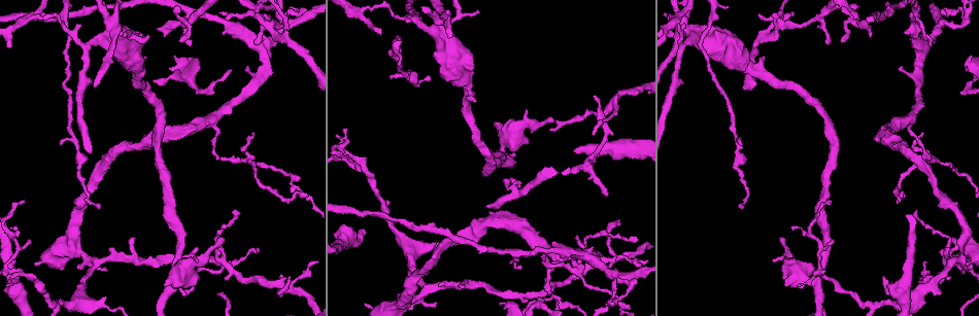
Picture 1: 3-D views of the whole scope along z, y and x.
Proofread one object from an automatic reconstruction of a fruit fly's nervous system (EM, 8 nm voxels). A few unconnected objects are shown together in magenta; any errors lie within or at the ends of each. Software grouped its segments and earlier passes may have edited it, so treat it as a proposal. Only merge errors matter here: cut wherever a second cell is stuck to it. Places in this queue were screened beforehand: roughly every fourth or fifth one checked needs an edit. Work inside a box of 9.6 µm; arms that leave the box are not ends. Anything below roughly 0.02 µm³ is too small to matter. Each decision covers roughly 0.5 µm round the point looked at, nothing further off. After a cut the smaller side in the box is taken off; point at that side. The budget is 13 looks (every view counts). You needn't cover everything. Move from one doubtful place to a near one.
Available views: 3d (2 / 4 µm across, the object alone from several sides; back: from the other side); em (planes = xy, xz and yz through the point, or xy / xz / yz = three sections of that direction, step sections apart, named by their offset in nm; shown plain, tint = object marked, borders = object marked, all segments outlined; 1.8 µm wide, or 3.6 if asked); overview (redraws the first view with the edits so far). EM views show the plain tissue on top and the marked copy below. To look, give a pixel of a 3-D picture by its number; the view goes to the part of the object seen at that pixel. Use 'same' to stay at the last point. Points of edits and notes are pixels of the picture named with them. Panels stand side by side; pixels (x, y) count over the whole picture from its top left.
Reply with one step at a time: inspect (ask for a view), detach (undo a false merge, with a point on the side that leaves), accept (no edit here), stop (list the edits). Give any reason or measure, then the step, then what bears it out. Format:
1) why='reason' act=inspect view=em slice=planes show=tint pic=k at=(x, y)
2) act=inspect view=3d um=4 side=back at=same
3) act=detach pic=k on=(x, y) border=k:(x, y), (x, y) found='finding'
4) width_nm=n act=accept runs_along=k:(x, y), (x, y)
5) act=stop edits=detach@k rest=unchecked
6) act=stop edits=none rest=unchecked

why='three arms meet' act=inspect view=3d um=2 pic=1 at=(358, 11)

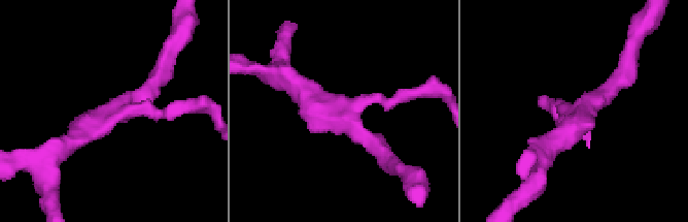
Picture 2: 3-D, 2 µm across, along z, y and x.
arms=3 act=inspect view=em slice=planes show=tint pic=2 at=(117, 113)

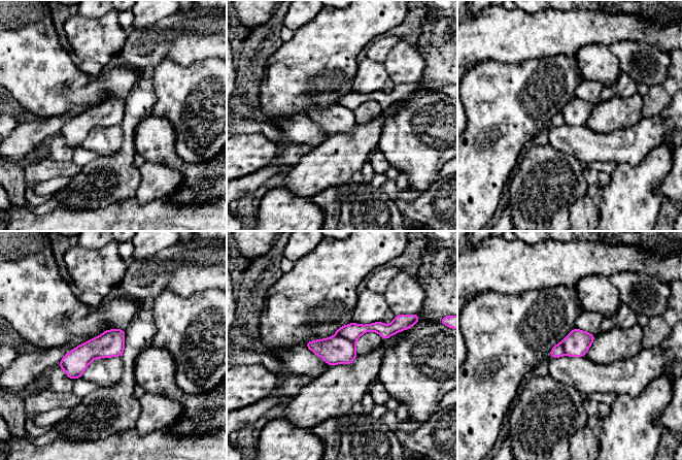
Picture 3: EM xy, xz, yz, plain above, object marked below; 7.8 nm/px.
act=detach pic=3 on=(336, 350) found='a second cell is stuck on'

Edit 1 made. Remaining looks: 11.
why='redraw' act=inspect view=overview

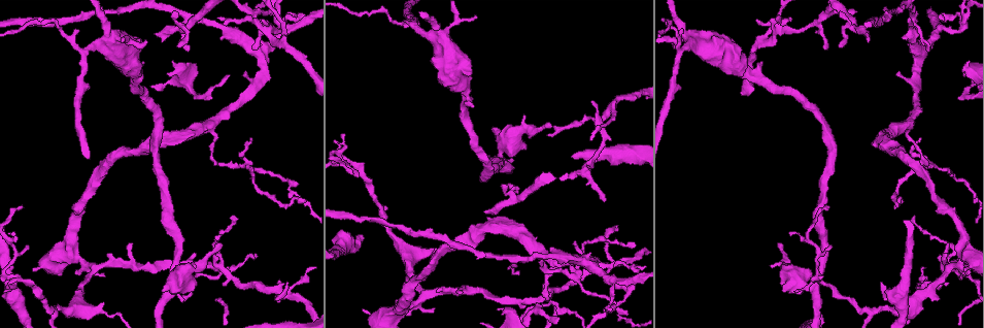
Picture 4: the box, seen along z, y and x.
why='abrupt turn' act=inspect view=3d um=2 pic=4 at=(516, 196)

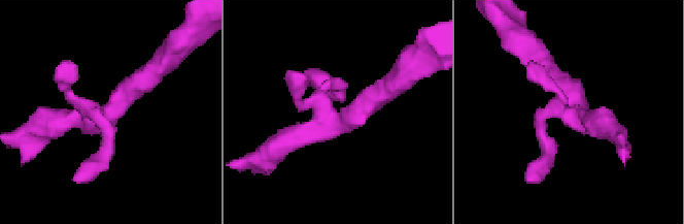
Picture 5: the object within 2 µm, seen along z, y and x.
why='now the EM' act=inspect view=em slice=planes show=tint pic=5 at=(331, 118)

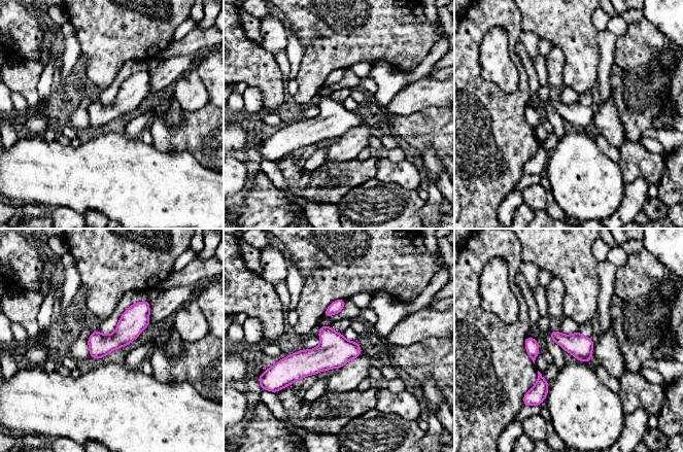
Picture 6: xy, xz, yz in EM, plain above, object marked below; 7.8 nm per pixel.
width_nm=180 act=accept runs_along=6:(145, 303), (137, 316), (93, 355) found='all the same cell'

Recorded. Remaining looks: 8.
why='four or more arms meet' act=inspect view=em slice=planes show=tint pic=4 at=(551, 293)

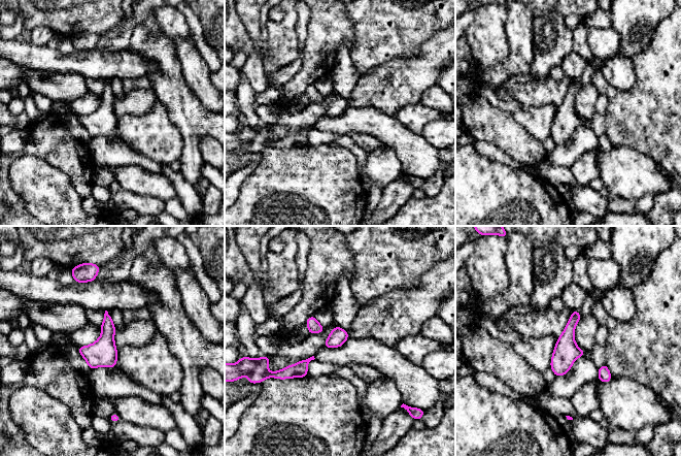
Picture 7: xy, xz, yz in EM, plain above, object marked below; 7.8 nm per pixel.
width_nm=140 act=accept runs_along=7:(576, 314), (557, 373) found='one cell here'

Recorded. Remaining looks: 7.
why='thick turns thin' act=inspect view=3d um=2 pic=4 at=(867, 313)

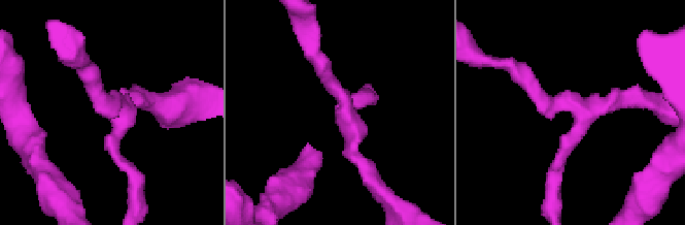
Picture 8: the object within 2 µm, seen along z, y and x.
act=inspect view=em slice=xz step=16 show=tint pic=8 at=(352, 119)

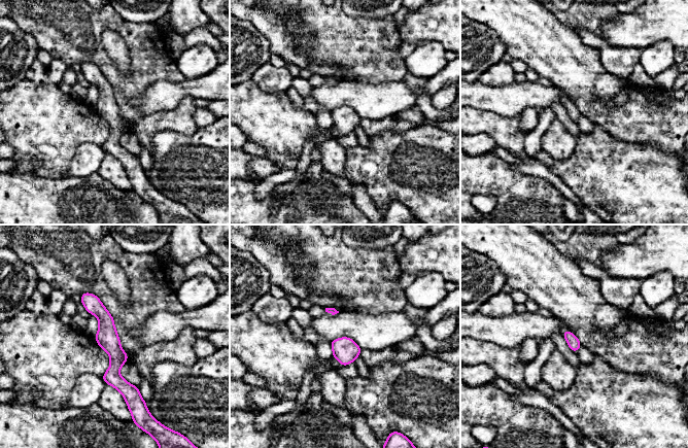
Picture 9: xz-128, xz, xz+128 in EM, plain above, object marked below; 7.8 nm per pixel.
act=accept found='continuous, no second cell'

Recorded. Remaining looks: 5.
act=stop edits=detach@3 rest=unchecked

